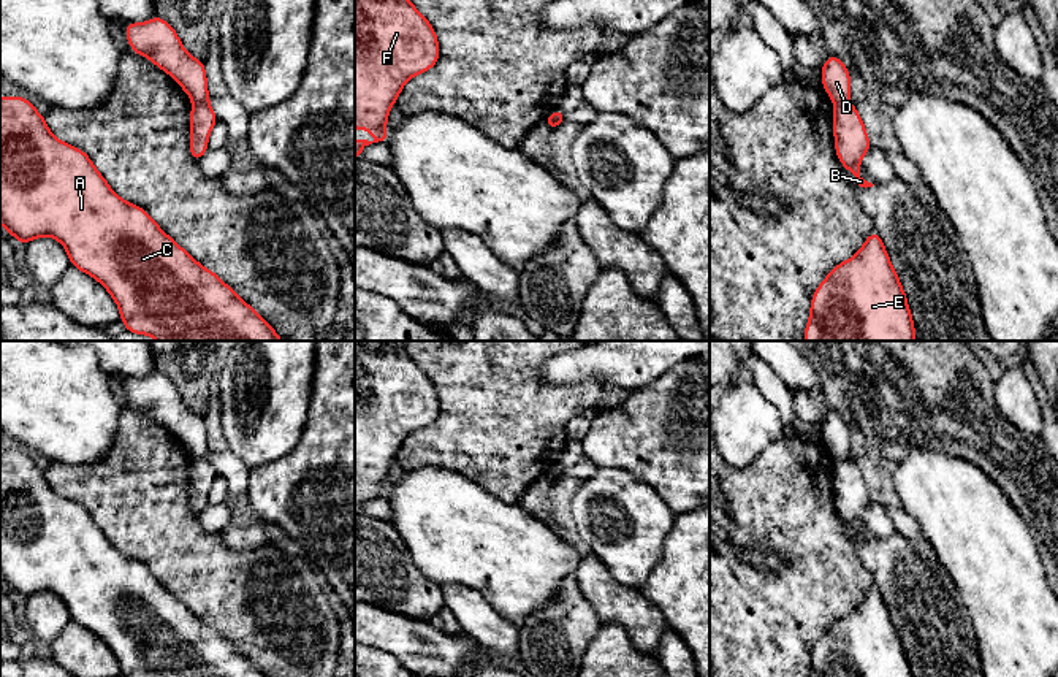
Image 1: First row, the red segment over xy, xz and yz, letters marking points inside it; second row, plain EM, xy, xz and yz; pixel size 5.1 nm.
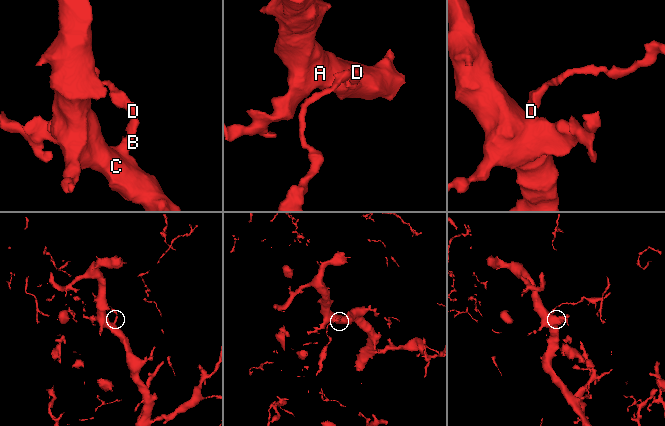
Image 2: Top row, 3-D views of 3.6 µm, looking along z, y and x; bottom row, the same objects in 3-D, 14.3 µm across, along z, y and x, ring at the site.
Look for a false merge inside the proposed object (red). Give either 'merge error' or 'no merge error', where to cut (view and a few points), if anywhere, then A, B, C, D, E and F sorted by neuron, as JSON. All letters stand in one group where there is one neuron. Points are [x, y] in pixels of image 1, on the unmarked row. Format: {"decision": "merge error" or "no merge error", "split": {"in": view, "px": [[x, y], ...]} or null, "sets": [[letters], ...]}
{"decision": "merge error", "split": {"in": "xy", "px": [[208, 457], [194, 460]]}, "sets": [["A", "B", "C", "E", "F"], ["D"]]}

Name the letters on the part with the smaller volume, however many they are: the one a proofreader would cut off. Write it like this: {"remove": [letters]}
{"remove": ["D"]}

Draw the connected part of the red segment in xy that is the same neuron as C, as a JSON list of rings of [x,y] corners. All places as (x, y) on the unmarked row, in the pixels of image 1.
[[[0,452],[0,579],[22,601],[40,591],[60,596],[71,620],[111,648],[122,677],[266,677],[217,629],[171,595],[143,563],[117,552],[89,511],[57,495],[24,452]]]

